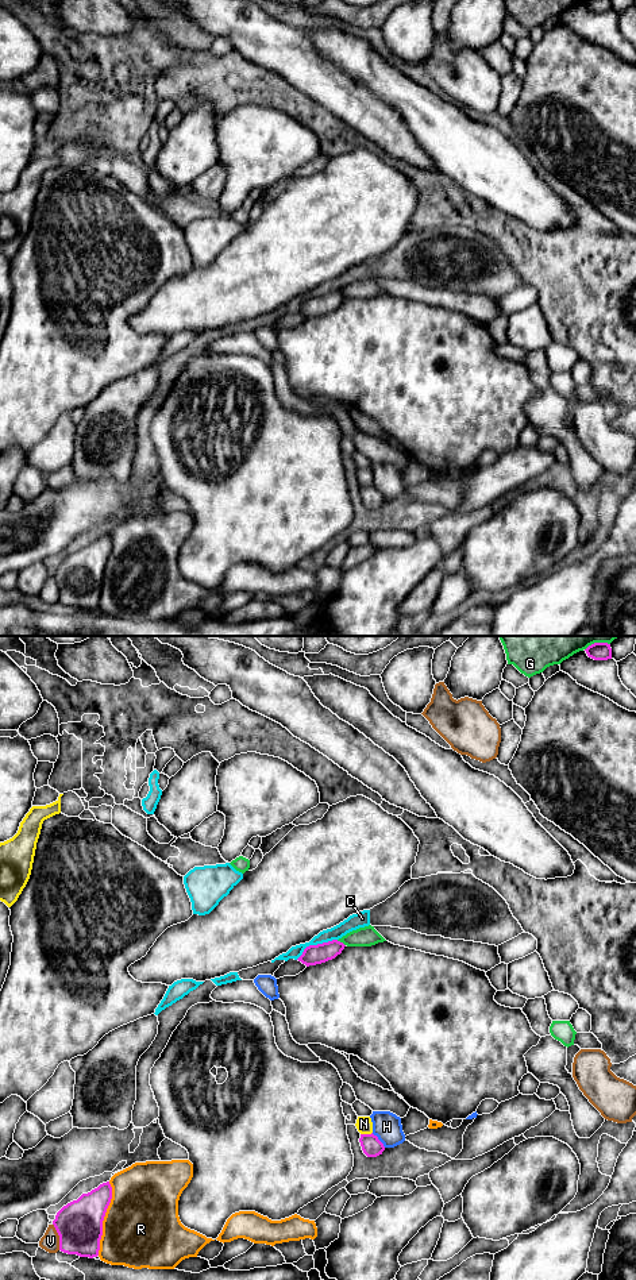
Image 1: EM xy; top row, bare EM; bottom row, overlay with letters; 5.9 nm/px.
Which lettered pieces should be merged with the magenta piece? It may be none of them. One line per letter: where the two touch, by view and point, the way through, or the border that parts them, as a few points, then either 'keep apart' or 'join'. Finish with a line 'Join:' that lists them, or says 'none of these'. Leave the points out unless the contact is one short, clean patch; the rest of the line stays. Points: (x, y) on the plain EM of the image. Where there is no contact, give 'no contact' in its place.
C: contact xy (315, 297); border xy (336, 290), (309, 296), (296, 311); keep apart
G: contact xy (339, 293); keep apart
H: contact xy (378, 492); keep apart
N: contact xy (366, 486); keep apart
R: contact xy (103, 570); keep apart
V: contact xy (60, 589); keep apart
Join: none of these

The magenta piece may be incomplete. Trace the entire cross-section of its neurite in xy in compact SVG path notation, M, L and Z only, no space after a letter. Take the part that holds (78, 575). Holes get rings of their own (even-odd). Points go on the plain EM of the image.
M109 533L63 558L53 577L59 587L59 602L80 609L97 609L103 572L112 551Z

